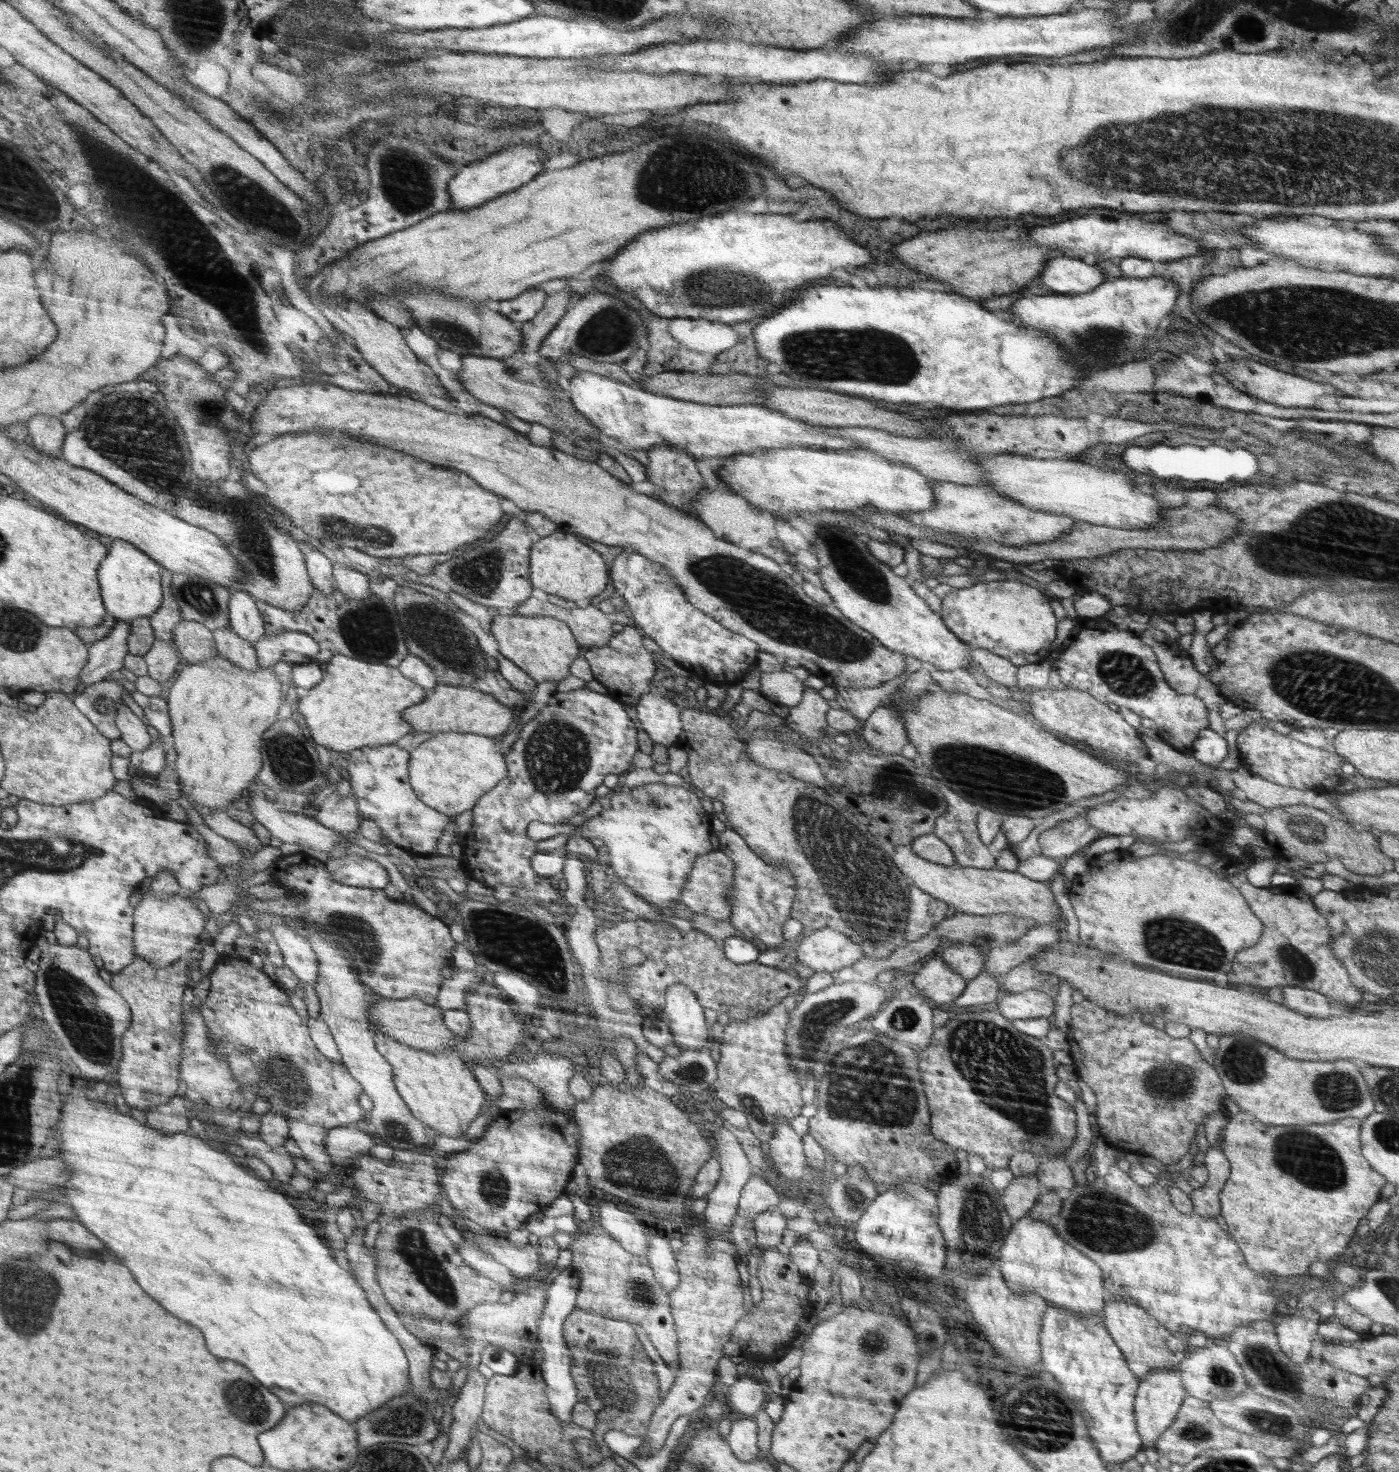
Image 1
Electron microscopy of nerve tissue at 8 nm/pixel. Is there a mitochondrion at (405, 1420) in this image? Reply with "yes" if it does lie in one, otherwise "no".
yes

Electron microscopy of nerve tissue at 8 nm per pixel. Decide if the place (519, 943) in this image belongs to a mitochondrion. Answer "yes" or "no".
yes

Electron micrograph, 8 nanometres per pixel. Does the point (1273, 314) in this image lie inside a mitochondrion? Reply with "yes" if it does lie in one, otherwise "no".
yes

